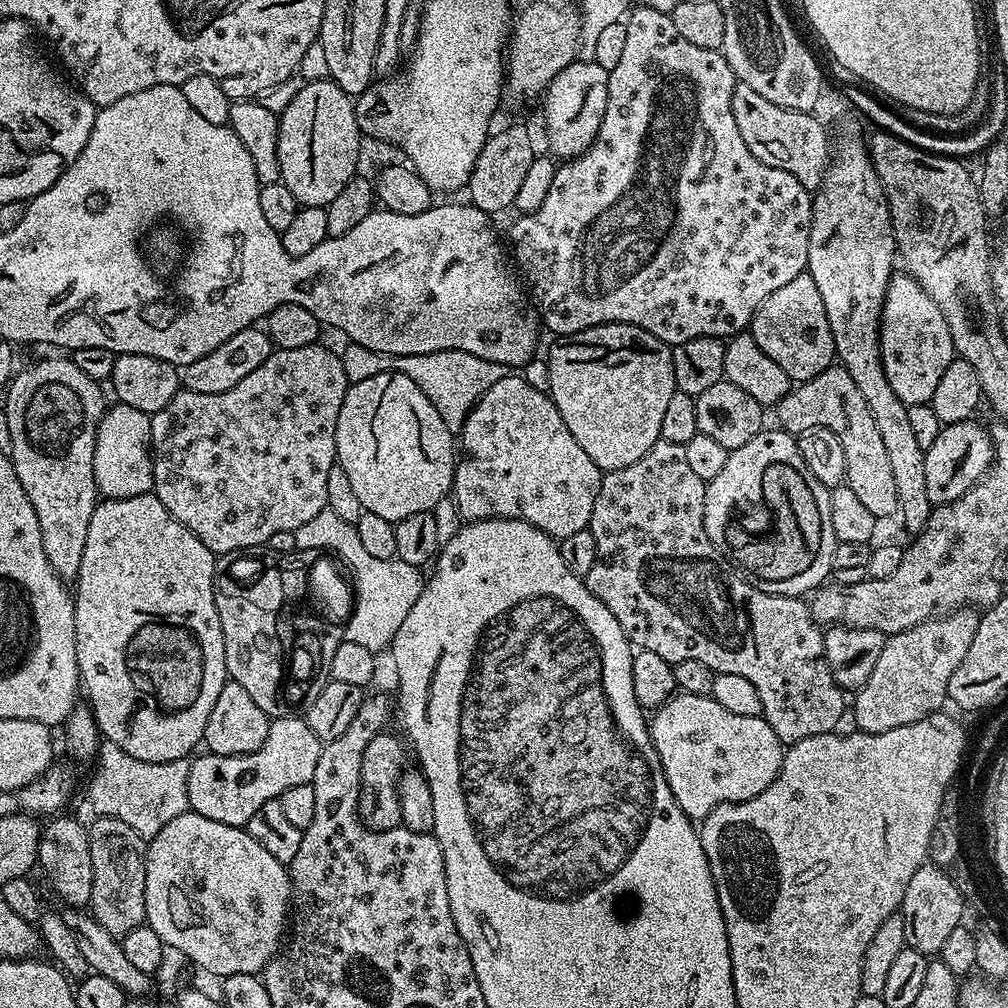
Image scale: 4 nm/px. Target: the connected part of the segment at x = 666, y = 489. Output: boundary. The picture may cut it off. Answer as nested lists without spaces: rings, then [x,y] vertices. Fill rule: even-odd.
[[[662,439],[654,446],[650,446],[650,450],[646,450],[646,454],[638,458],[638,462],[630,462],[630,466],[622,466],[613,472],[604,472],[598,486],[598,498],[594,498],[594,510],[590,514],[588,523],[588,529],[594,534],[594,542],[598,546],[598,554],[594,554],[594,566],[590,566],[586,577],[588,588],[604,603],[606,610],[610,610],[614,618],[618,618],[618,626],[622,626],[629,641],[637,649],[658,654],[658,658],[666,658],[666,662],[670,665],[687,662],[691,658],[694,662],[703,662],[706,666],[710,666],[710,670],[714,673],[742,674],[742,678],[750,678],[750,683],[758,689],[758,694],[762,698],[765,722],[786,746],[797,744],[802,738],[814,738],[814,734],[834,732],[834,725],[838,722],[839,715],[846,711],[846,704],[844,704],[846,692],[845,689],[837,686],[828,659],[824,657],[824,632],[821,625],[816,623],[811,607],[801,597],[763,592],[752,583],[751,579],[745,578],[733,567],[728,557],[716,549],[714,542],[710,542],[704,525],[705,487],[706,481],[698,478],[698,474],[694,474],[693,468],[688,465],[684,445]]]

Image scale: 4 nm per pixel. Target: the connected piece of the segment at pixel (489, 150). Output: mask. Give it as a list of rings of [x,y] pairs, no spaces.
[[[512,124],[501,132],[493,131],[482,146],[482,154],[478,154],[474,162],[474,170],[466,185],[467,199],[478,210],[489,214],[497,214],[503,208],[511,209],[518,198],[518,189],[537,155],[537,149],[532,149],[532,136],[522,125]]]

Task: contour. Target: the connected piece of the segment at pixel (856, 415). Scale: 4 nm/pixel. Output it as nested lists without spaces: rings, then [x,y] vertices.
[[[833,366],[822,370],[822,374],[814,378],[797,383],[775,405],[774,412],[780,419],[779,427],[785,432],[798,434],[814,426],[834,430],[834,434],[838,434],[838,442],[842,442],[842,450],[846,450],[846,483],[850,490],[854,490],[854,495],[877,518],[897,511],[898,494],[894,494],[894,473],[890,470],[886,445],[882,442],[878,426],[874,424],[870,406],[866,406],[866,398],[862,398],[862,390],[854,386],[854,378],[850,378],[845,368]]]

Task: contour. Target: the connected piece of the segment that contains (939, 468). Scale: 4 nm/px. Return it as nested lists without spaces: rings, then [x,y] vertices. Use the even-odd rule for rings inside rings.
[[[970,419],[943,425],[938,438],[934,438],[934,446],[924,449],[926,495],[934,506],[962,498],[966,490],[973,488],[988,473],[994,459],[994,445],[989,429],[976,423],[975,419]]]

